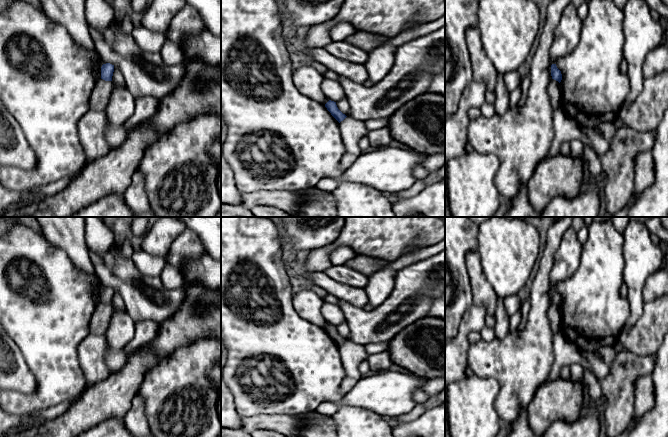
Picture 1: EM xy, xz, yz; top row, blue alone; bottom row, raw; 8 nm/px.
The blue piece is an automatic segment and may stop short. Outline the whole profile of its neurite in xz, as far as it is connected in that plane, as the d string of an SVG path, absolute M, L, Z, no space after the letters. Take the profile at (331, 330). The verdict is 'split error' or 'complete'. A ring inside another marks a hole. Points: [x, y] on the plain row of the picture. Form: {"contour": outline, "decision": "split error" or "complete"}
{"contour": "M329 324L325 331L331 337L331 339L340 347L343 345L347 340L343 338L337 331L336 326Z", "decision": "complete"}

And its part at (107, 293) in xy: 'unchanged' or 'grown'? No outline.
unchanged

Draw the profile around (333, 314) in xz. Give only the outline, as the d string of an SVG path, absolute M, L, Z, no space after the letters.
M324 302L321 307L321 314L328 324L337 326L345 322L343 311L338 305Z

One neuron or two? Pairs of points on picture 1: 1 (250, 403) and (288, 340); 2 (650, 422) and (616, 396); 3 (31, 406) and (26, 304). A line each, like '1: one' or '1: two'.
1: one
2: two
3: one

